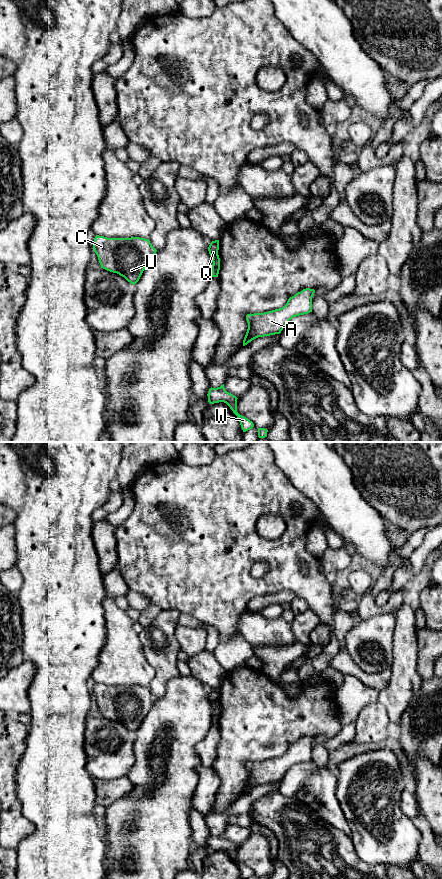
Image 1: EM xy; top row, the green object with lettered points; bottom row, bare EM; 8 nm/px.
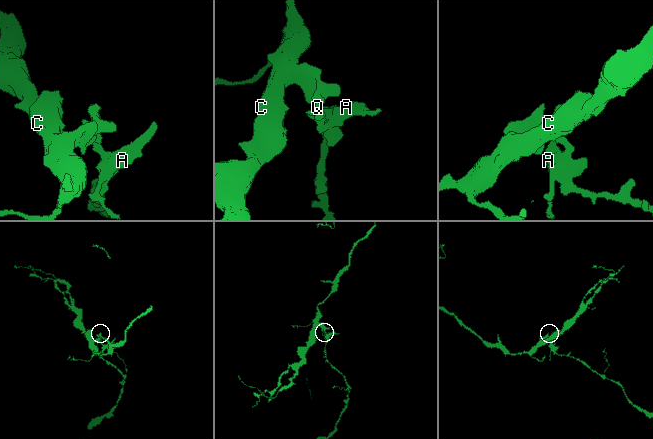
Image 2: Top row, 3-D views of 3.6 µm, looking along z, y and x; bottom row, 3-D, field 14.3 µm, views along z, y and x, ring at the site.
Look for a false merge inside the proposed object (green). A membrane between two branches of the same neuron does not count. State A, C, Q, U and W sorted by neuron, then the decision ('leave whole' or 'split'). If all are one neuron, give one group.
A W / C Q U; split

